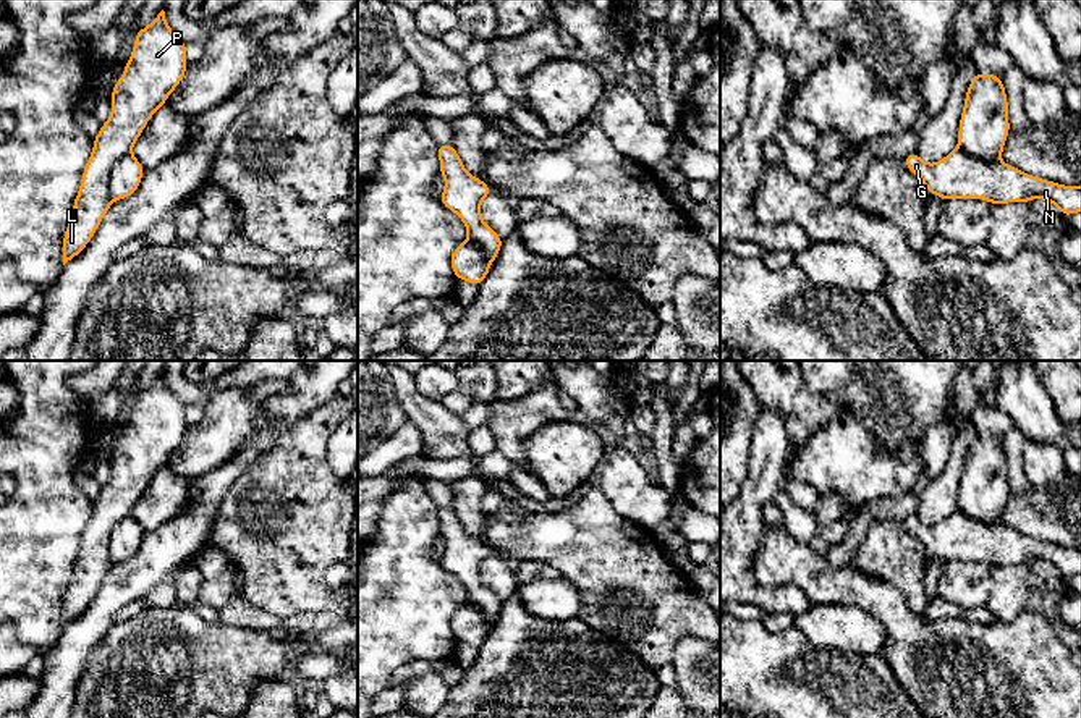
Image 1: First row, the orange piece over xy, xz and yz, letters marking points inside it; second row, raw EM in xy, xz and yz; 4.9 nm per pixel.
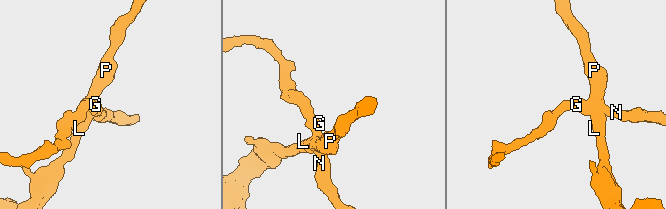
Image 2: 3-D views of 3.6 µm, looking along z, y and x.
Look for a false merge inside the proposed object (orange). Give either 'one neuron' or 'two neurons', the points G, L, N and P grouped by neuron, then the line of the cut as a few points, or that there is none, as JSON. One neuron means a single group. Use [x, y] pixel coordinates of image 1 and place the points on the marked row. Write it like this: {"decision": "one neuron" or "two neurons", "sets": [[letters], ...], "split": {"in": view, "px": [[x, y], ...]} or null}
{"decision": "two neurons", "sets": [["G", "N"], ["L", "P"]], "split": {"in": "xy", "px": [[130, 152], [112, 165], [109, 175], [109, 194], [112, 199]]}}

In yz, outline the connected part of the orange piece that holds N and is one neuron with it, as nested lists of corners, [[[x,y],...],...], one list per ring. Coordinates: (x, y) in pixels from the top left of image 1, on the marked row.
[[[961,149],[952,150],[935,163],[926,163],[918,152],[903,158],[926,186],[927,192],[943,201],[984,199],[989,204],[1026,204],[1044,199],[1058,207],[1066,218],[1081,212],[1081,186],[1063,186],[1049,180],[1031,176],[1007,163],[990,163],[973,157]]]

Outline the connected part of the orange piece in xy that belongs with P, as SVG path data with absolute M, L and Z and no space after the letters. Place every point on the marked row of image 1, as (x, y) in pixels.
M162 10L147 27L138 29L131 57L112 89L112 113L92 139L70 225L63 234L63 265L92 239L113 204L108 191L112 165L131 154L152 115L167 102L188 70L186 42L168 26Z

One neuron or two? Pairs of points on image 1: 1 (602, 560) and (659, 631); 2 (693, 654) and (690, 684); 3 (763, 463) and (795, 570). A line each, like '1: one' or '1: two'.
1: one
2: one
3: two

